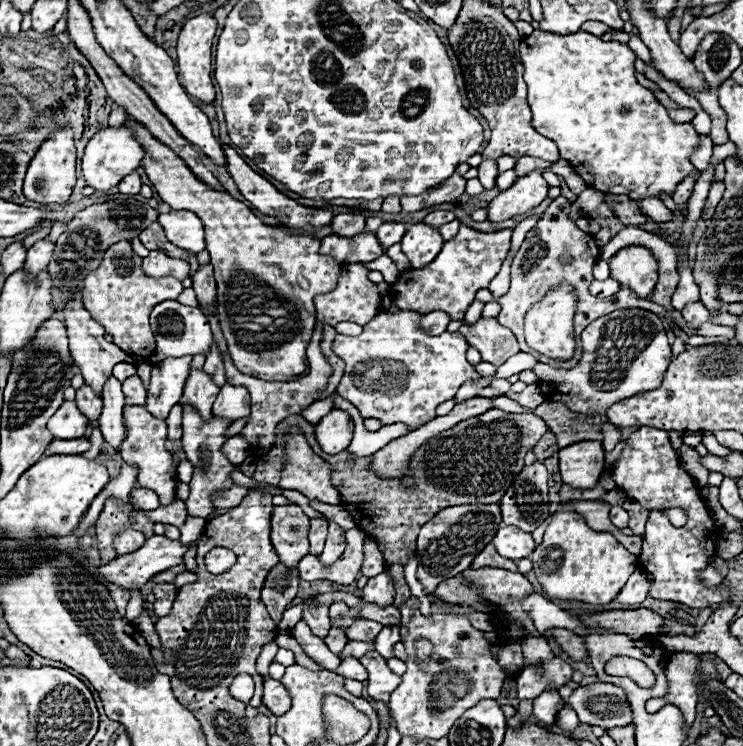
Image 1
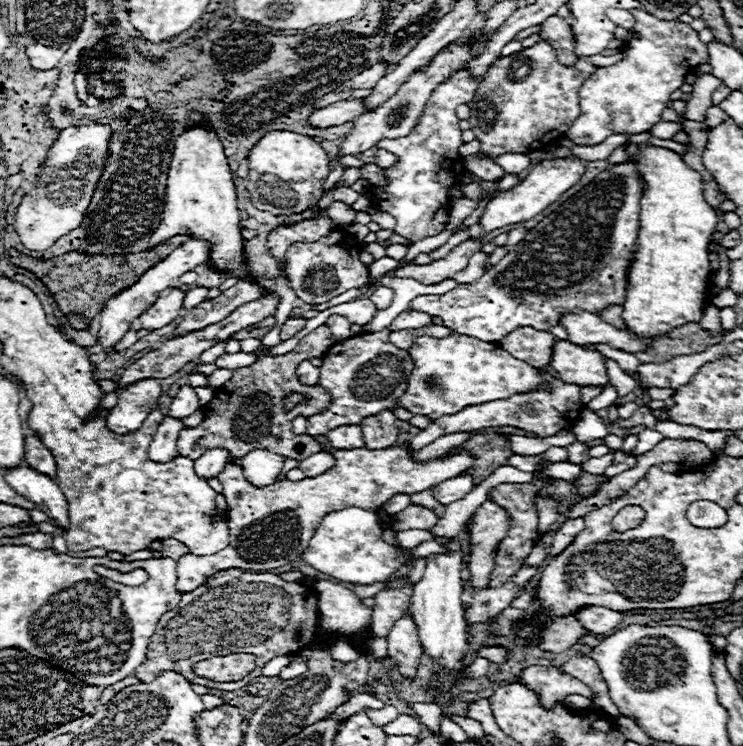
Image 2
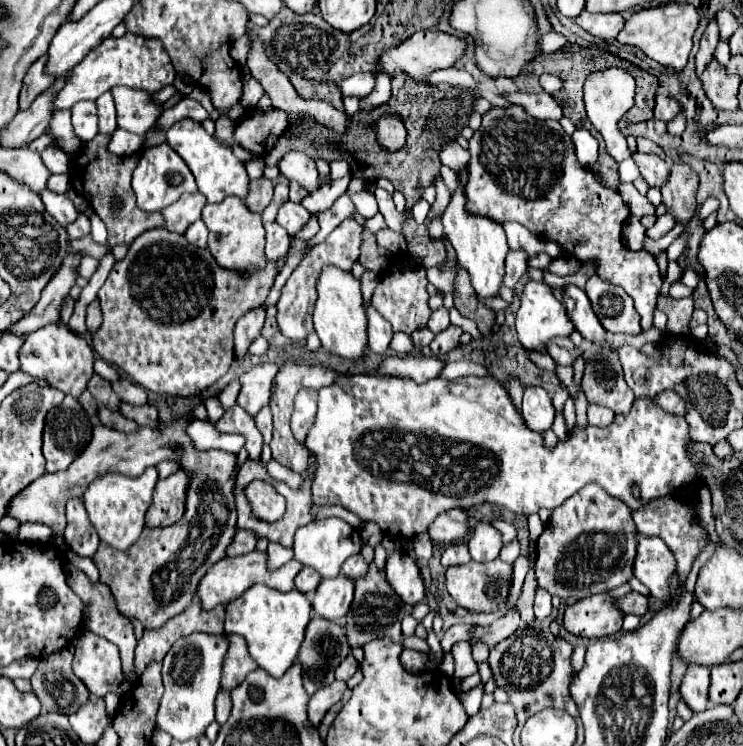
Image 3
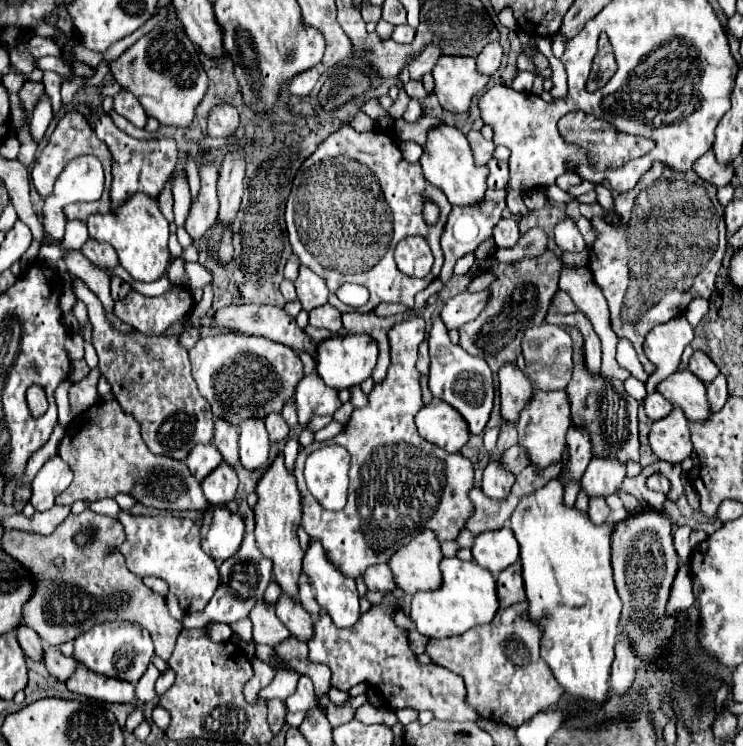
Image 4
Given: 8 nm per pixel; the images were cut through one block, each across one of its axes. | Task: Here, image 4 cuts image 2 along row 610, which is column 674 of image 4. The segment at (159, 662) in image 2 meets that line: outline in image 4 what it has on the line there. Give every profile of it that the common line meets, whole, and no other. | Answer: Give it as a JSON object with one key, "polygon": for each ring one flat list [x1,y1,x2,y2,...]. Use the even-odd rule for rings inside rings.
{"polygon":[[654,162,652,170,648,170,630,192,614,198,612,210,620,216,618,224,608,224,602,216,592,218,592,228,598,236,590,250,590,272,608,300,612,330,616,336,632,340,638,360,644,370,652,374,656,366,644,358,642,350,648,330,680,316,696,296,710,298,714,294,714,280,726,252,726,226,722,216,724,206,716,198,716,186,698,178,694,170,676,172,662,162]]}

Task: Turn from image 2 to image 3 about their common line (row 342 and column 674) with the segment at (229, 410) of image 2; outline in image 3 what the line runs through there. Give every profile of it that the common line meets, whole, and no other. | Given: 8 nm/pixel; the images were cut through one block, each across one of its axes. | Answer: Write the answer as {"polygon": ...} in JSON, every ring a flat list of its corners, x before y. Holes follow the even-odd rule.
{"polygon":[[658,294,656,308,668,316,666,332,678,336,682,330,688,328,690,320,692,320,694,300,692,300,692,296,688,296,688,298,680,298,680,300,674,300,672,296,662,296,662,294]]}

